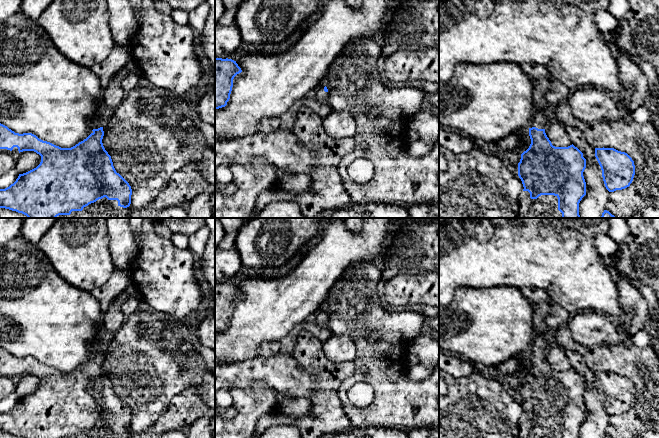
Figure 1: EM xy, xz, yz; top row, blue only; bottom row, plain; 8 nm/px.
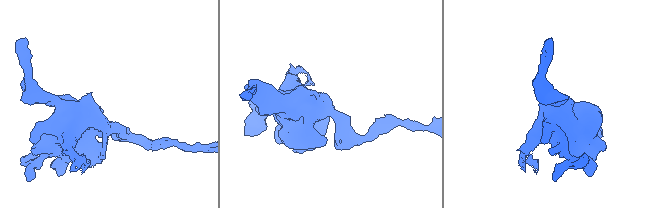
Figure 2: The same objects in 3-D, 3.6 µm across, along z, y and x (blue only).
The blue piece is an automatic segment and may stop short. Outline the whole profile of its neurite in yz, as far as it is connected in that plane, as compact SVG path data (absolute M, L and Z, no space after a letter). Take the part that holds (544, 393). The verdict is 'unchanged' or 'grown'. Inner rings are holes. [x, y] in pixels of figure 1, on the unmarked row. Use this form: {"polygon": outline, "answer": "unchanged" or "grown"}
{"polygon": "M538 287L520 288L523 295L534 307L534 339L529 348L529 360L531 368L521 378L518 387L518 400L523 408L523 416L519 425L518 438L579 438L579 427L586 419L586 406L583 396L586 392L586 383L583 377L573 368L568 371L555 371L545 357L545 353L551 344L549 335L552 333L545 322L546 316L550 313L550 296L544 289Z", "answer": "grown"}

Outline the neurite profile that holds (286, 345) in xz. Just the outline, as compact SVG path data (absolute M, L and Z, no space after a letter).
M309 319L295 325L295 327L283 339L277 342L266 342L261 344L258 356L267 358L280 352L292 354L297 338L302 331L312 333L322 343L326 342L333 335L326 325L318 325L312 319Z

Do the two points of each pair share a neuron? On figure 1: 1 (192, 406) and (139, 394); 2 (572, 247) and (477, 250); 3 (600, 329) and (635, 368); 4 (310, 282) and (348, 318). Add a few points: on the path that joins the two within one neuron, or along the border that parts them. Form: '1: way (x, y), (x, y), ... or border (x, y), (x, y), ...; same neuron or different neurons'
1: border (190, 387), (180, 391), (156, 419); different neurons
2: way (548, 247), (516, 247), (509, 250), (501, 250); same neuron
3: border (628, 337), (617, 344), (601, 344), (591, 347); different neurons
4: border (339, 278), (331, 288), (323, 307); different neurons

